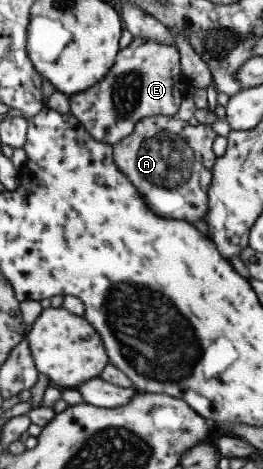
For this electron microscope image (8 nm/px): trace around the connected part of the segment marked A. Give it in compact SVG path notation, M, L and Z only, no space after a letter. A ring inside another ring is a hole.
M149 116L137 121L133 132L113 145L119 171L131 180L155 214L168 219L203 220L208 208L208 188L218 157L213 153L217 132L211 125L192 126L173 116Z

